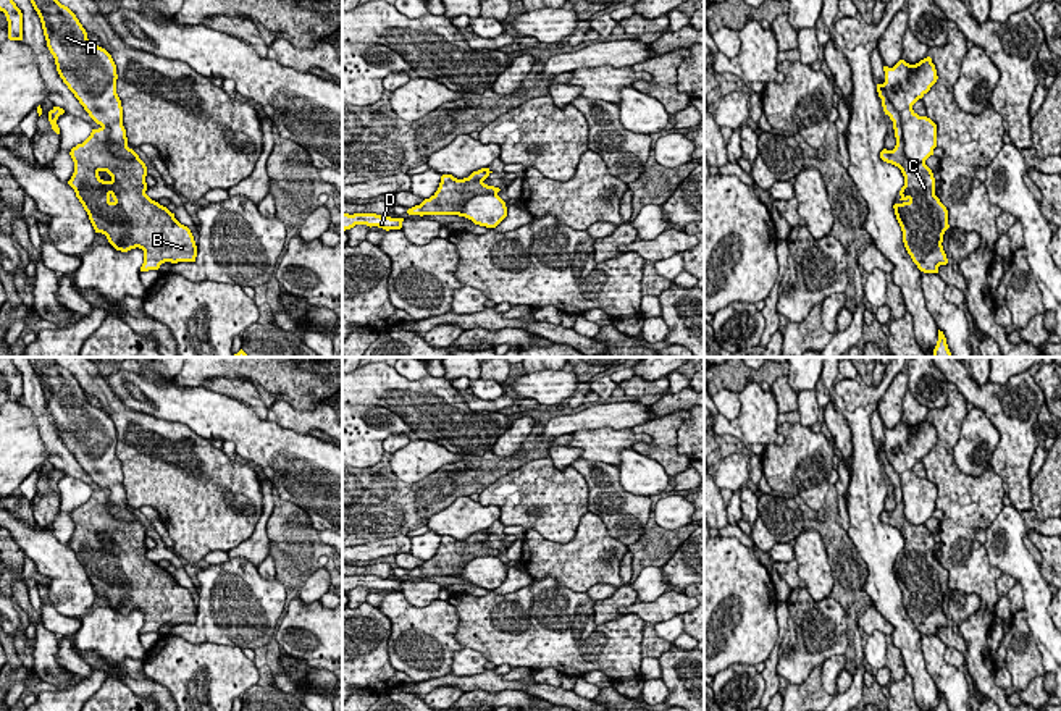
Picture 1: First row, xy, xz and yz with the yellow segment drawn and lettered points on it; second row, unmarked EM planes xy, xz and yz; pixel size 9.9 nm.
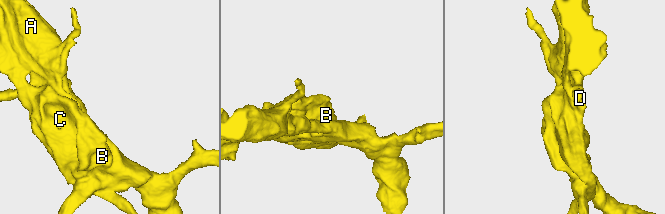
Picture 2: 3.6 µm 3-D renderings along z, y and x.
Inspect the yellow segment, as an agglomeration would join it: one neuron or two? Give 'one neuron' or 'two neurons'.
two neurons

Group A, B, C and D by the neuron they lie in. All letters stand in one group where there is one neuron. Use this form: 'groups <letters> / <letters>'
groups A D / B C

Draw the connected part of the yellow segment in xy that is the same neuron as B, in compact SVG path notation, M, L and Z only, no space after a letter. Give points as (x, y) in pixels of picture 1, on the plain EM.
M107 488L92 491L90 498L69 514L74 535L68 546L87 574L95 595L105 596L116 612L142 611L144 625L140 633L158 632L165 624L195 624L197 608L191 591L181 587L166 569L145 556L145 525L140 520L126 524L115 519L105 506L108 496L110 490Z

